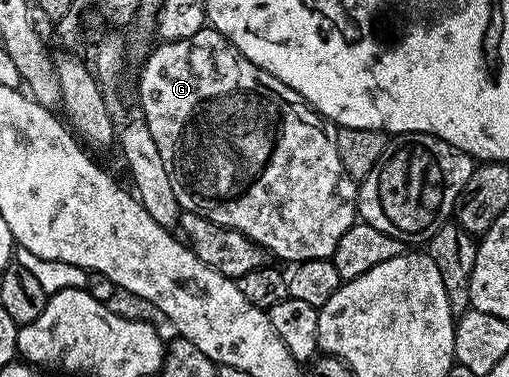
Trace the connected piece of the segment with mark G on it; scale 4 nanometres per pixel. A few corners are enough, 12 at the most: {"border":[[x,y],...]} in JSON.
{"border":[[207,26],[138,104],[182,212],[333,257],[338,128]]}

